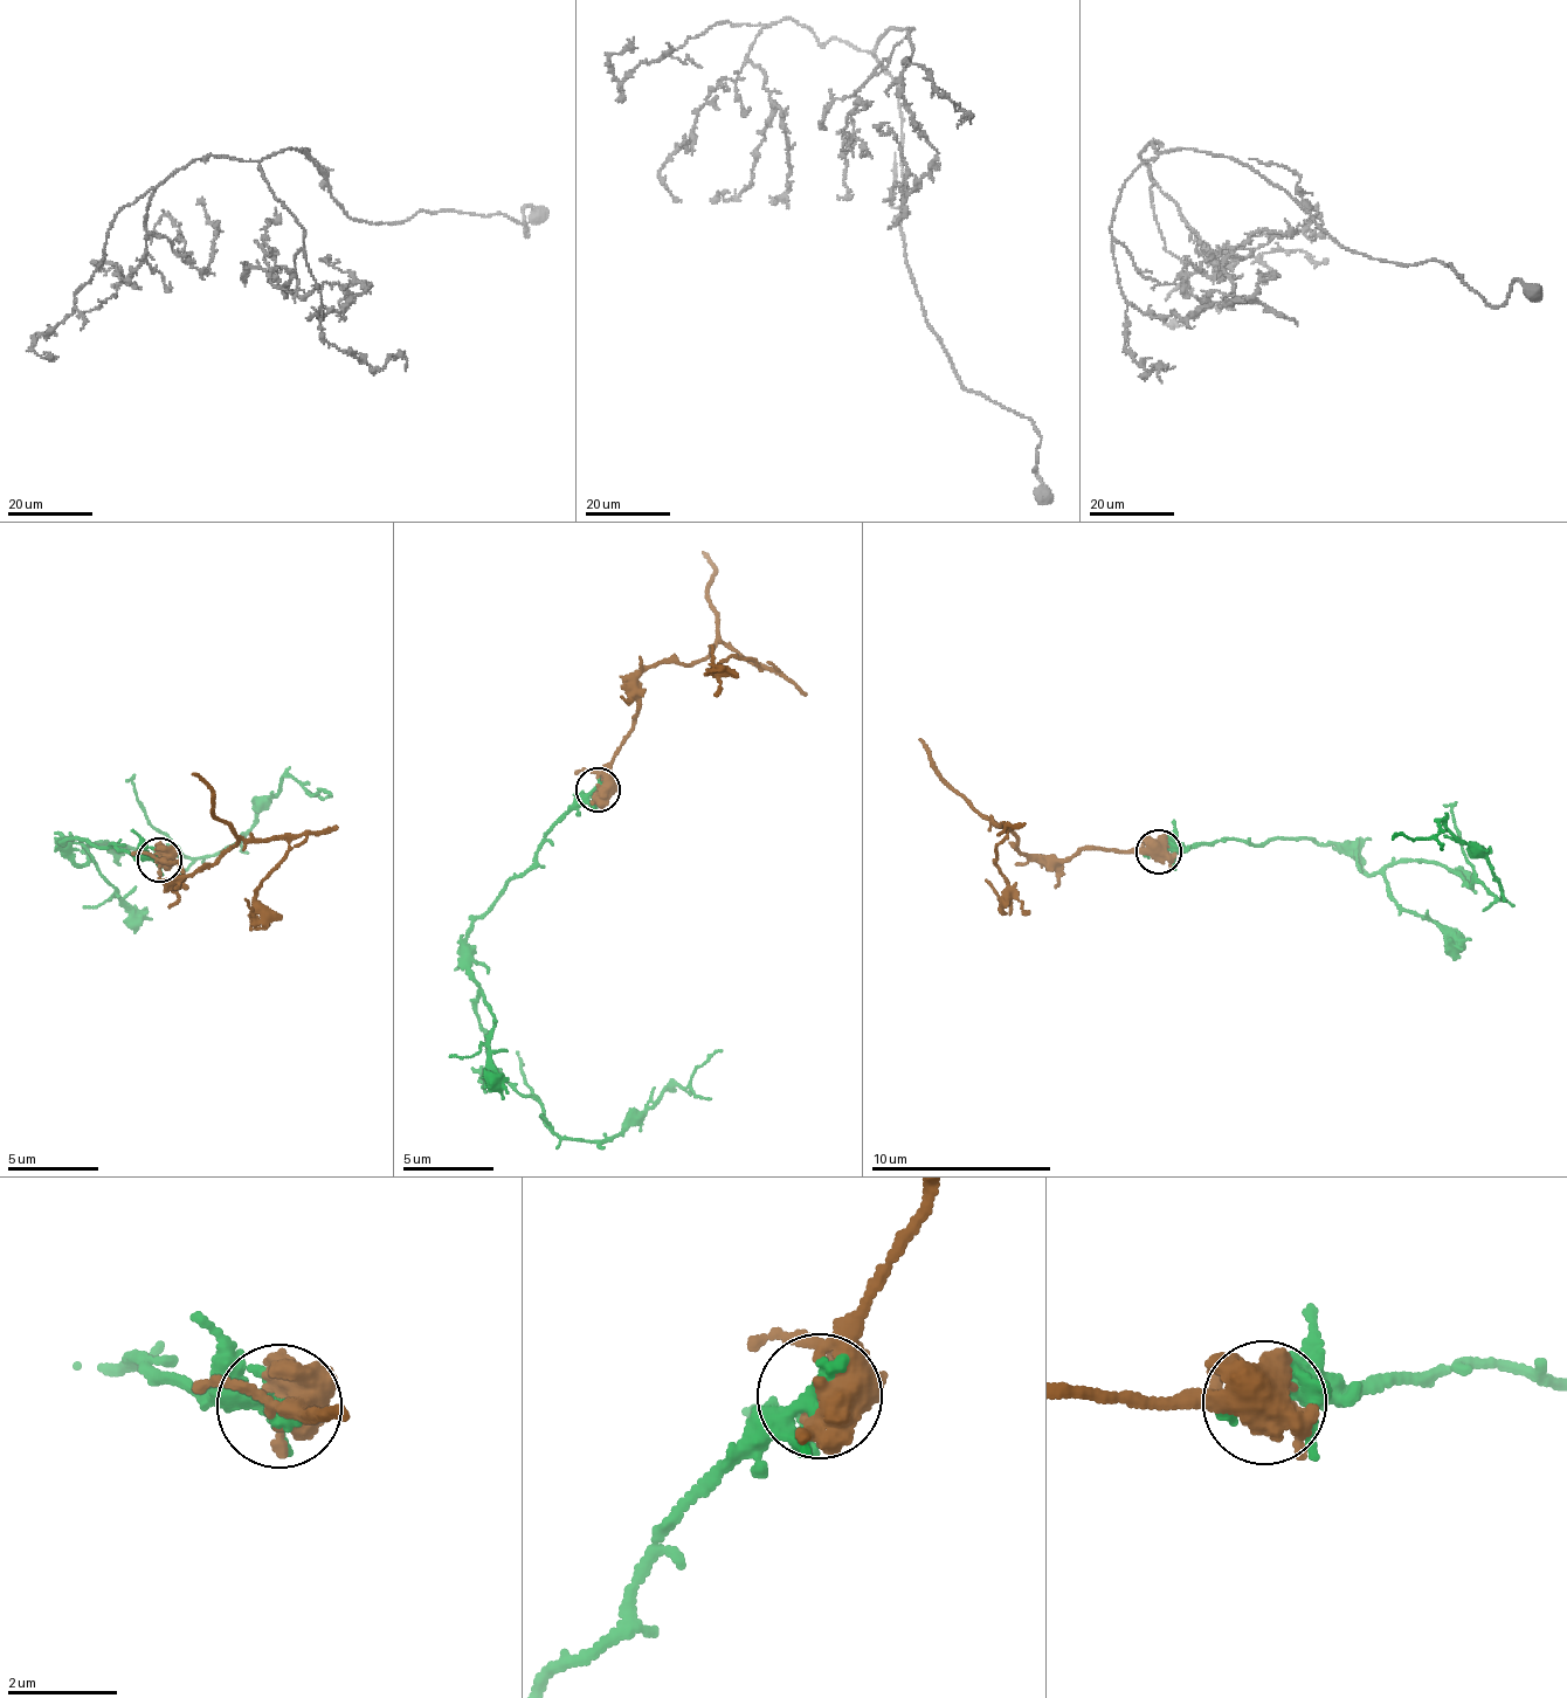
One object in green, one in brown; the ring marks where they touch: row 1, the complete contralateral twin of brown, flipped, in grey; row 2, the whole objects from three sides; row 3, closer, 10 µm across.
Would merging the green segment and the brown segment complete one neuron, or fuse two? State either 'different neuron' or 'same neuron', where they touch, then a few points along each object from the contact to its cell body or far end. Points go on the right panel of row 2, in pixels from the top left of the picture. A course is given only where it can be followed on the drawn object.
different neuron; at (1159, 851); green runs (1157, 850), (1331, 842), (1364, 871), (1445, 867), (1499, 901), (1489, 863), (1440, 822), (1394, 841); brown runs (1157, 850), (1033, 857), (991, 826), (1005, 840), (996, 864), (1007, 890), (1029, 913)

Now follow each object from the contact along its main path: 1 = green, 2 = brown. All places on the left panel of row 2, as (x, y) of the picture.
1: (160, 858), (63, 841), (80, 863), (94, 843), (200, 858), (234, 846), (285, 777), (331, 796)
2: (160, 858), (178, 863), (180, 879), (244, 844), (274, 839), (289, 851), (264, 879), (257, 905), (262, 924)

